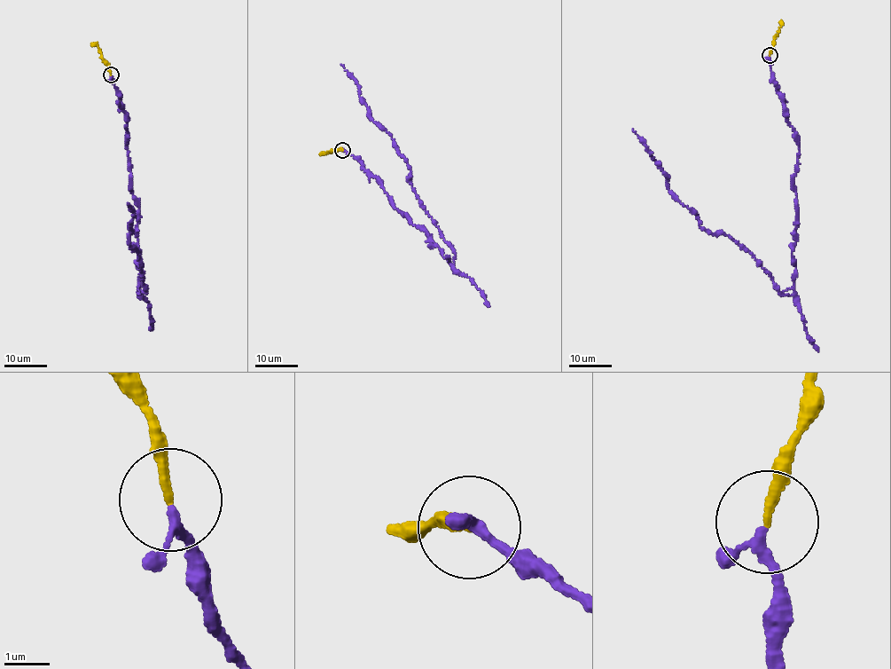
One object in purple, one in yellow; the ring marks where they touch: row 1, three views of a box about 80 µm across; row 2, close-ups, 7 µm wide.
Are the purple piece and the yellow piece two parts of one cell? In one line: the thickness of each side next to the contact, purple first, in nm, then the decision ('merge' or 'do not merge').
160 nm thick on the purple side, 200 nm on the other; merge

